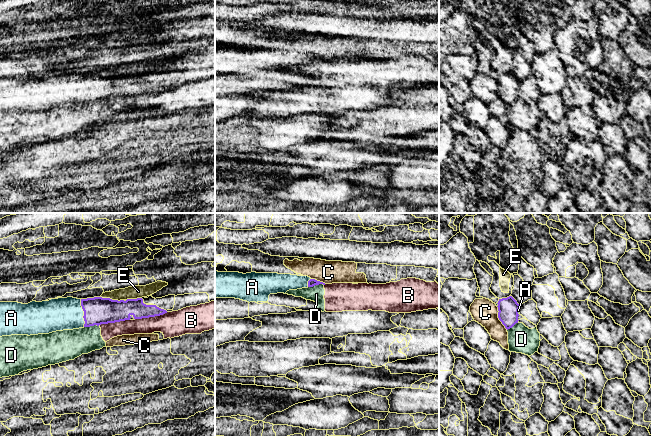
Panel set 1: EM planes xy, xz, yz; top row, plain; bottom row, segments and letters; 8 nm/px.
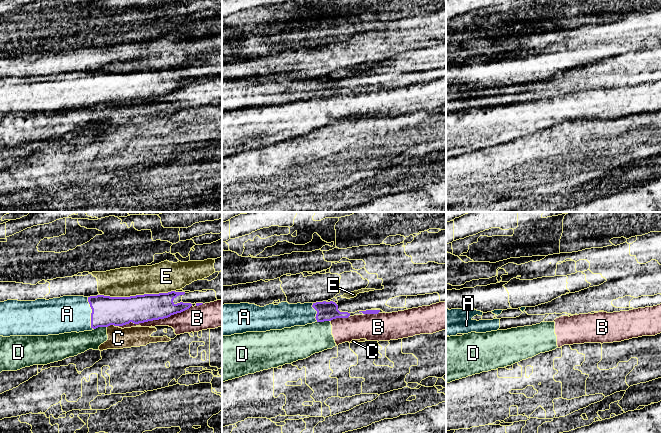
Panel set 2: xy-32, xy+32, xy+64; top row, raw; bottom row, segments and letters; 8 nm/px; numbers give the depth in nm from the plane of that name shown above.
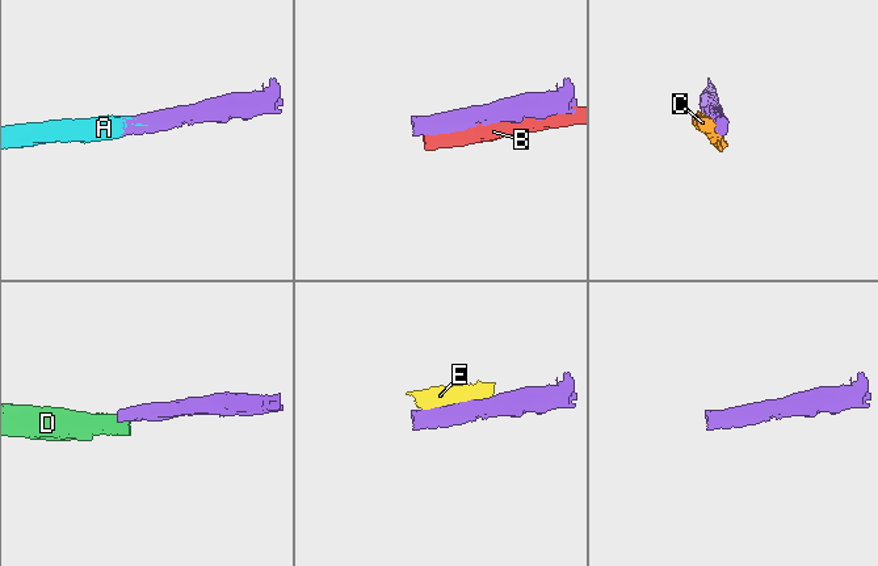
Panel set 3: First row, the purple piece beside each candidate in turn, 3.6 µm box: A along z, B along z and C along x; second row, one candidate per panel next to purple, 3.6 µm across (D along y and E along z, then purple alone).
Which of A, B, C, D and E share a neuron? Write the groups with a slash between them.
A / B D / C / E

